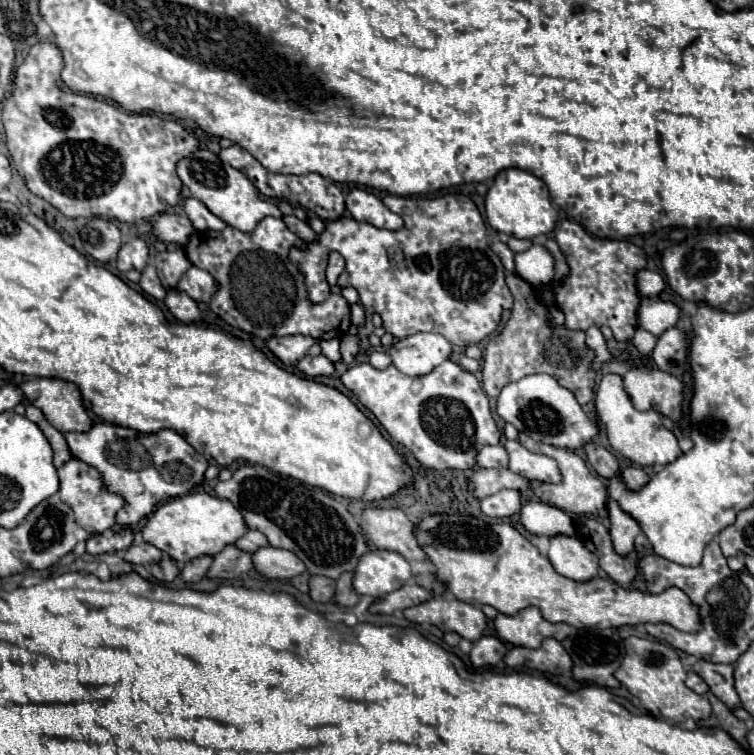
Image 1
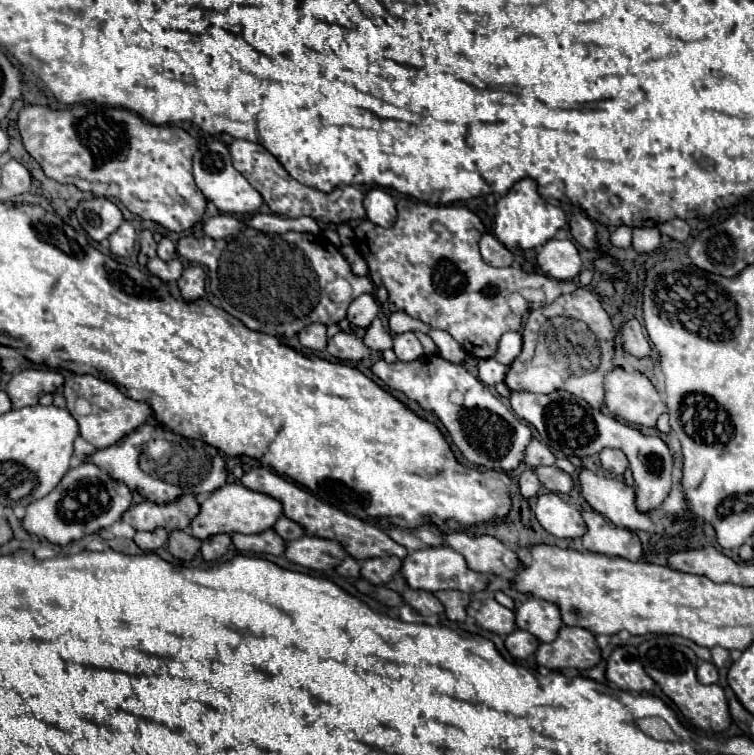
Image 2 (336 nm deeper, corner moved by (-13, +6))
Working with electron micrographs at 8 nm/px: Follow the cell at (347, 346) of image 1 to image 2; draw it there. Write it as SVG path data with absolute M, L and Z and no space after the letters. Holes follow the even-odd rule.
M361 294L359 298L355 298L349 304L347 320L351 324L355 324L357 328L367 328L371 324L371 320L379 314L379 310L381 310L381 306L373 294Z

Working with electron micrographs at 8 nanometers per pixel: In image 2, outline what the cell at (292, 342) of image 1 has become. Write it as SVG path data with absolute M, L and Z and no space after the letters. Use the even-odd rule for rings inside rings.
M311 324L299 332L299 342L311 350L325 350L327 348L327 326Z

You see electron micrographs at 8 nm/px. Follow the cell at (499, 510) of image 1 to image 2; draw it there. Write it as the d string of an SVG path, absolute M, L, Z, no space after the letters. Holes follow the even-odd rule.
M527 468L527 470L519 476L519 486L521 486L521 494L523 494L525 498L533 498L533 496L537 496L539 490L541 490L541 482L539 482L537 474L535 474L531 468Z

